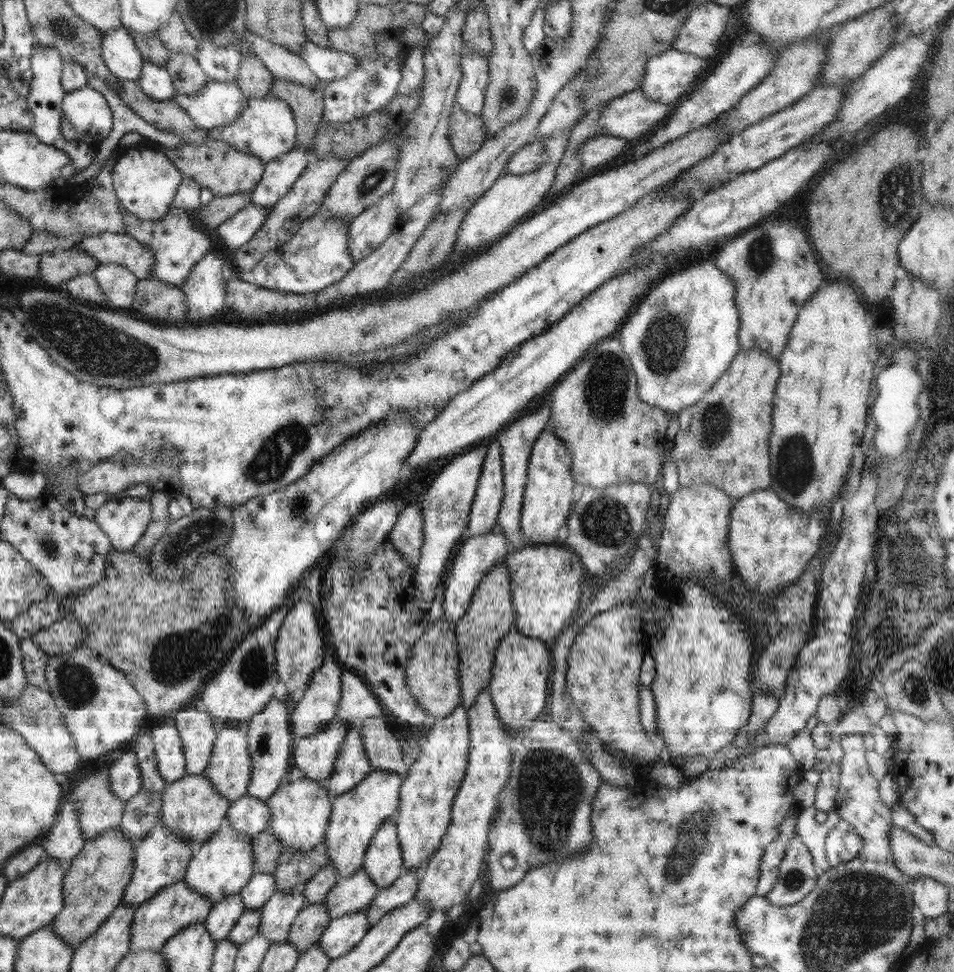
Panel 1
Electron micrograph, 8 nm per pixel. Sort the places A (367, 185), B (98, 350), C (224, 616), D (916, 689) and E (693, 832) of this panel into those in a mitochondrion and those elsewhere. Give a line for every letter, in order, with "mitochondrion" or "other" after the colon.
A: mitochondrion
B: mitochondrion
C: mitochondrion
D: mitochondrion
E: mitochondrion

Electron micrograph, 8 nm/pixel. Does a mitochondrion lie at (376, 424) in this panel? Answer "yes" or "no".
no

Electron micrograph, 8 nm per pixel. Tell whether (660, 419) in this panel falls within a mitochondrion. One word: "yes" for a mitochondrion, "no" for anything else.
no

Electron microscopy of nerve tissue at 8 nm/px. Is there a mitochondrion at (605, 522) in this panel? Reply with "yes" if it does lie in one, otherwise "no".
yes

